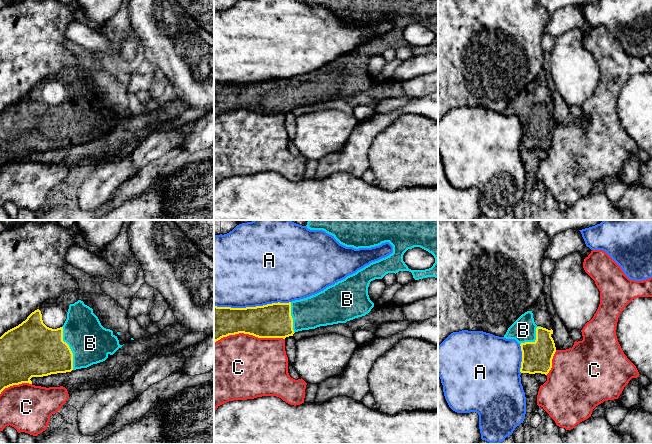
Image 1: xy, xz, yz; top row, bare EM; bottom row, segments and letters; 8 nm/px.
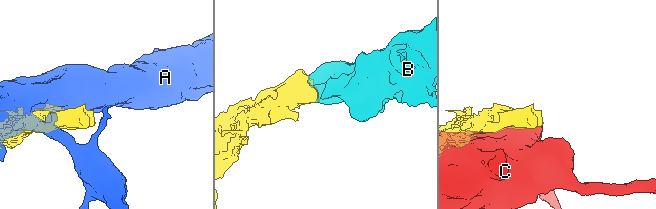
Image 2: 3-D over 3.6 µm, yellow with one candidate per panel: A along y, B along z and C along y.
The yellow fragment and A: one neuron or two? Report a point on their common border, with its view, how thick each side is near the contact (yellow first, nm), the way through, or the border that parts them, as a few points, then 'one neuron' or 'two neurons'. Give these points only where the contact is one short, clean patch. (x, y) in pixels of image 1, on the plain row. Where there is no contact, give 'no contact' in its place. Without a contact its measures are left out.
xz (252, 83) | 280/500 nm | two neurons

